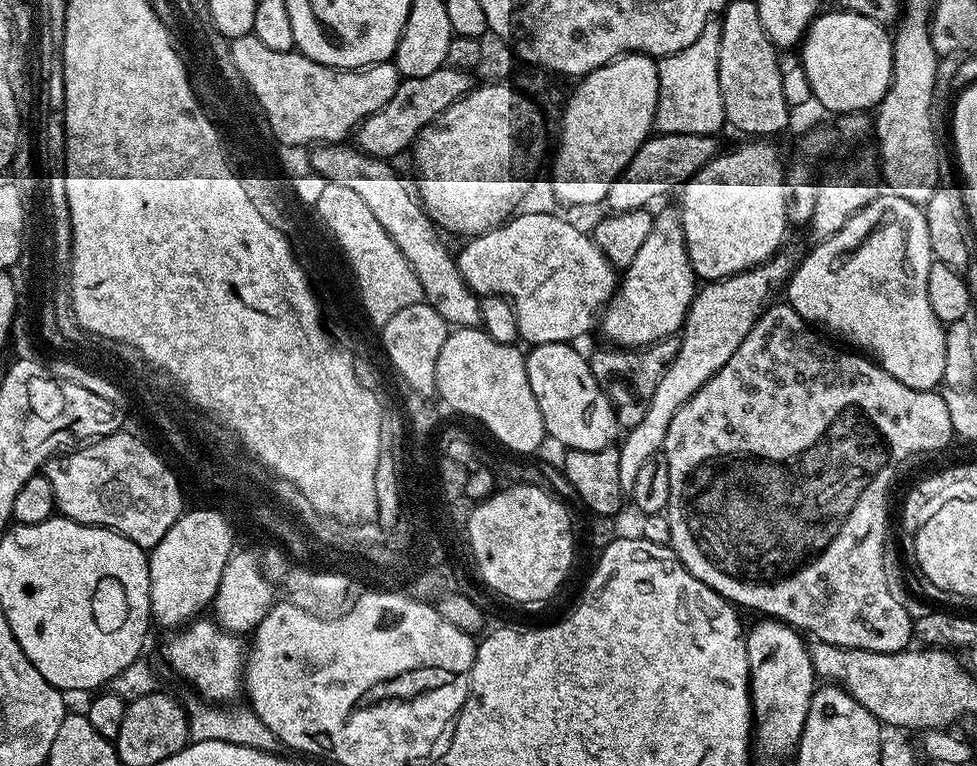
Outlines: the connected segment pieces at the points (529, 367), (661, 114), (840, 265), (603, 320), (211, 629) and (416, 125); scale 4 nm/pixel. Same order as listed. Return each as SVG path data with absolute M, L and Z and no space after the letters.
M571 343L537 344L527 349L524 365L530 390L534 390L542 414L545 433L551 439L553 436L565 449L574 450L602 450L617 439L616 411L594 378L589 357L583 356L576 346Z
M713 18L704 23L702 34L686 46L686 50L678 50L674 54L663 57L658 63L658 106L656 107L657 133L669 132L670 134L706 134L716 136L720 127L725 127L724 103L722 102L722 90L718 82L718 50L722 30L720 20Z
M895 194L887 195L877 195L864 208L858 209L844 223L842 230L838 230L830 238L819 241L815 246L812 246L816 248L810 249L808 257L801 264L799 261L793 267L792 277L788 279L786 285L786 302L809 325L817 326L816 324L821 324L826 331L833 332L836 336L841 336L845 340L845 342L843 341L845 345L851 346L856 350L863 350L880 365L882 370L886 370L886 374L898 378L898 382L902 382L902 386L910 386L914 390L926 390L930 392L941 387L944 379L944 371L946 370L945 325L941 324L940 319L934 314L934 310L930 310L930 297L926 294L926 278L930 278L930 266L934 262L932 247L930 246L930 229L926 227L924 209L921 205L910 202L906 198Z
M679 207L664 208L655 213L650 235L642 242L642 250L634 254L634 262L623 269L618 280L618 287L608 301L598 320L598 332L605 336L607 343L621 348L647 348L659 341L675 337L684 327L684 320L698 291L698 277L692 269L686 248L686 234L682 230L682 218Z
M197 618L172 636L160 648L160 660L180 680L185 680L203 699L209 702L236 702L242 696L246 644L239 635L220 627L215 619Z
M447 66L434 70L434 74L426 74L426 78L401 79L398 90L394 90L394 98L382 106L374 114L370 114L361 122L358 135L358 147L362 152L381 158L395 158L400 152L411 149L417 134L442 110L471 92L474 87L473 73L462 68Z

